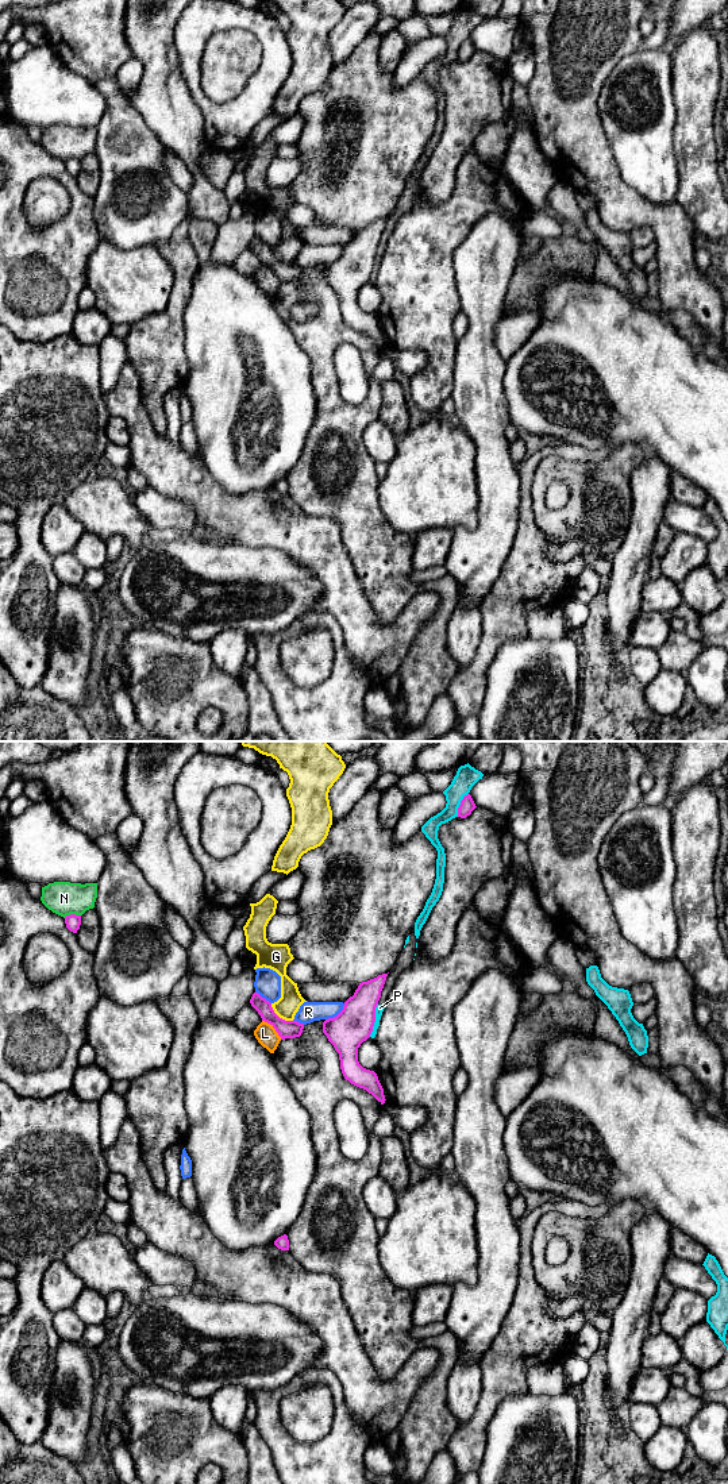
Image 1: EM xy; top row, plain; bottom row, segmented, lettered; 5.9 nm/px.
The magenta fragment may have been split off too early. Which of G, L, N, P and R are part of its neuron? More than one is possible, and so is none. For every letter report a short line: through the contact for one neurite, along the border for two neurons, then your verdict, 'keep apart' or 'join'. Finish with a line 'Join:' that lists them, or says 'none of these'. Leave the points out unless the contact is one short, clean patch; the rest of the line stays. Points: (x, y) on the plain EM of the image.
G: keep apart
L: line xy (262, 263), (281, 282); keep apart
N: keep apart
P: keep apart
R: keep apart
Join: none of these

